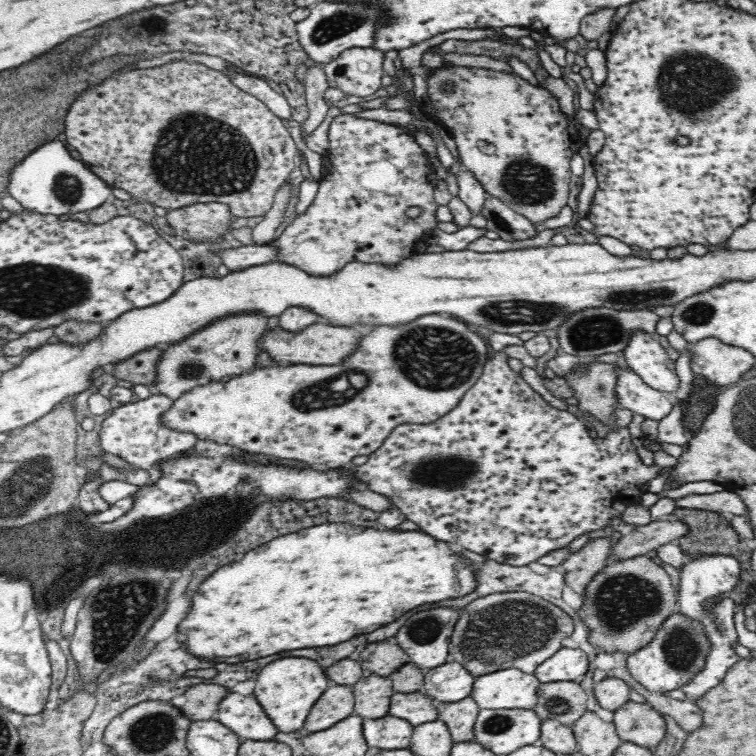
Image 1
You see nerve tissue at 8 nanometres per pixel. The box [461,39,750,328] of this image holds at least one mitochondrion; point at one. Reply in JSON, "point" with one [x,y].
{"point":[692,84]}

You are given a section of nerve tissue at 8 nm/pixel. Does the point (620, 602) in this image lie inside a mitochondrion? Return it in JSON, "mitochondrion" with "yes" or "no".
{"mitochondrion":"yes"}

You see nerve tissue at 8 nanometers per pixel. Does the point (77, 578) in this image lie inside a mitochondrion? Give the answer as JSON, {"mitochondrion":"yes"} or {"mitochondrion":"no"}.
{"mitochondrion":"yes"}

